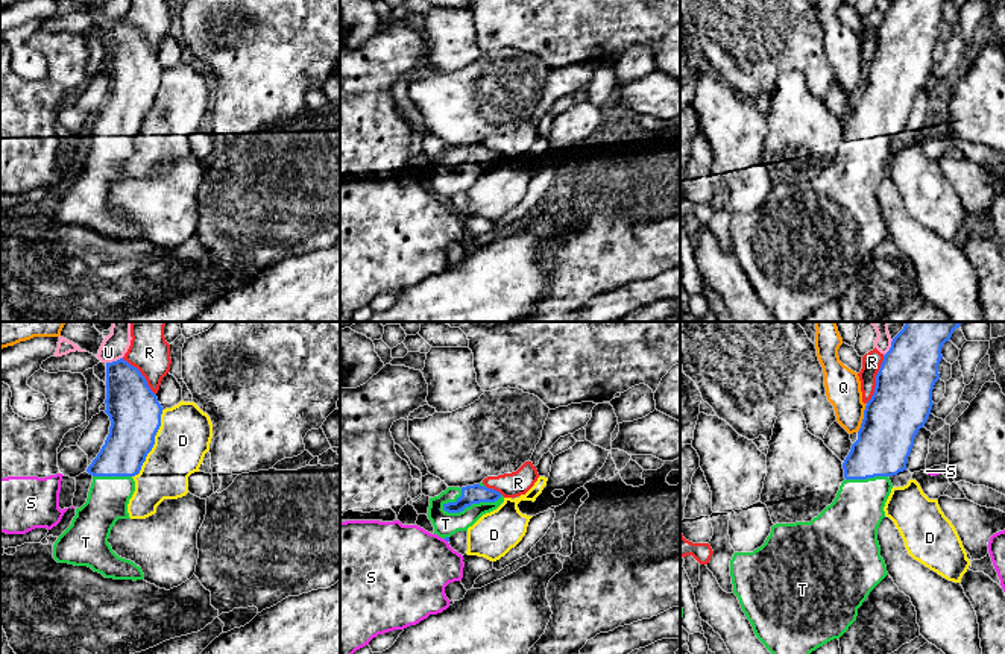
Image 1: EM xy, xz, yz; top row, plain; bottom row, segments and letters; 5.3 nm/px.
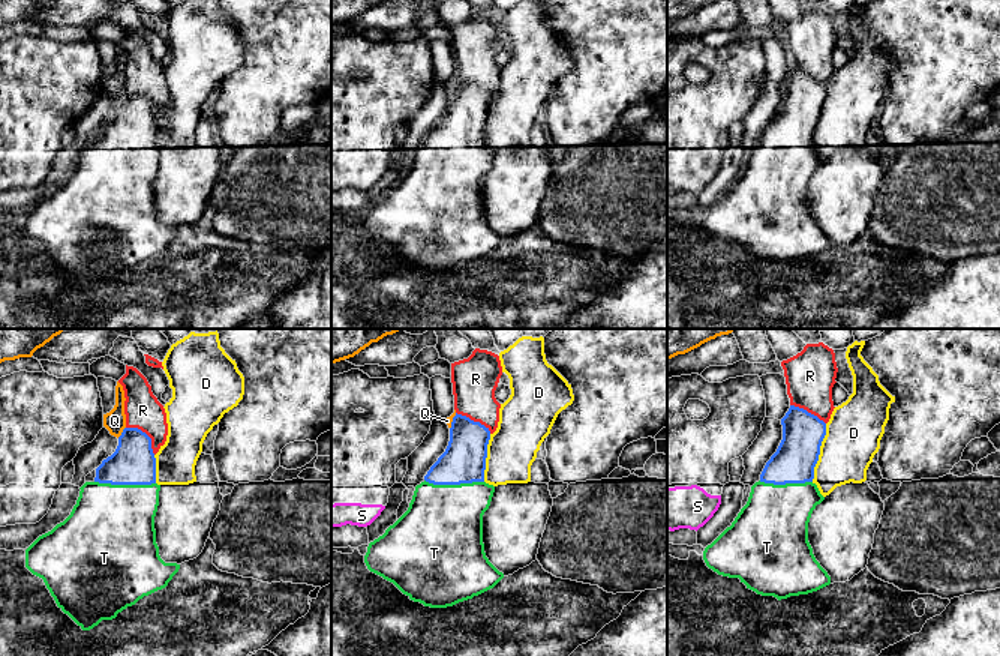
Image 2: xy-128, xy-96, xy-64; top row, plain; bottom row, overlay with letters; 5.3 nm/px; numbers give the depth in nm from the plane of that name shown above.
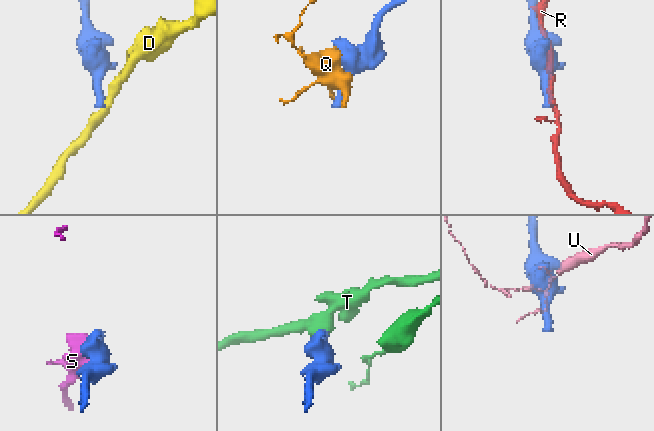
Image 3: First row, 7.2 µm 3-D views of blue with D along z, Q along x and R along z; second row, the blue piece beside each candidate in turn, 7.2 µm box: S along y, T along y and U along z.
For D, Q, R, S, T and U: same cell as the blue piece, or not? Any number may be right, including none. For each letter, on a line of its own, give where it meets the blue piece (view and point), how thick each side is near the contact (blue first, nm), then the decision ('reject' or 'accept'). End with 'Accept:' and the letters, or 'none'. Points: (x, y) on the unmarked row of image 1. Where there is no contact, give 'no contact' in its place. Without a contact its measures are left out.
D: contact xy (154, 103); calibres 280 and 280 nm; reject
Q: contact yz (863, 79); calibres 320 and 190 nm; reject
R: contact yz (876, 40); calibres 320 and 100 nm; reject
S: no contact; reject
T: contact xz (471, 164); calibres 100 and 130 nm; accept
U: contact xy (114, 22); calibres 260 and 120 nm; reject
Accept: T

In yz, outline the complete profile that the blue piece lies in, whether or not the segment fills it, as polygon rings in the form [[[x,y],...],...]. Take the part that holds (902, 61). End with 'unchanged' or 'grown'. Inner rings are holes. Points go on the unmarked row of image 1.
[[[893,0],[865,65],[858,100],[843,123],[846,140],[833,162],[811,182],[773,185],[765,203],[753,212],[733,214],[733,253],[756,297],[777,322],[805,322],[817,308],[840,299],[870,252],[888,235],[877,188],[893,149],[890,138],[906,130],[914,99],[931,74],[946,2]]]; grown

